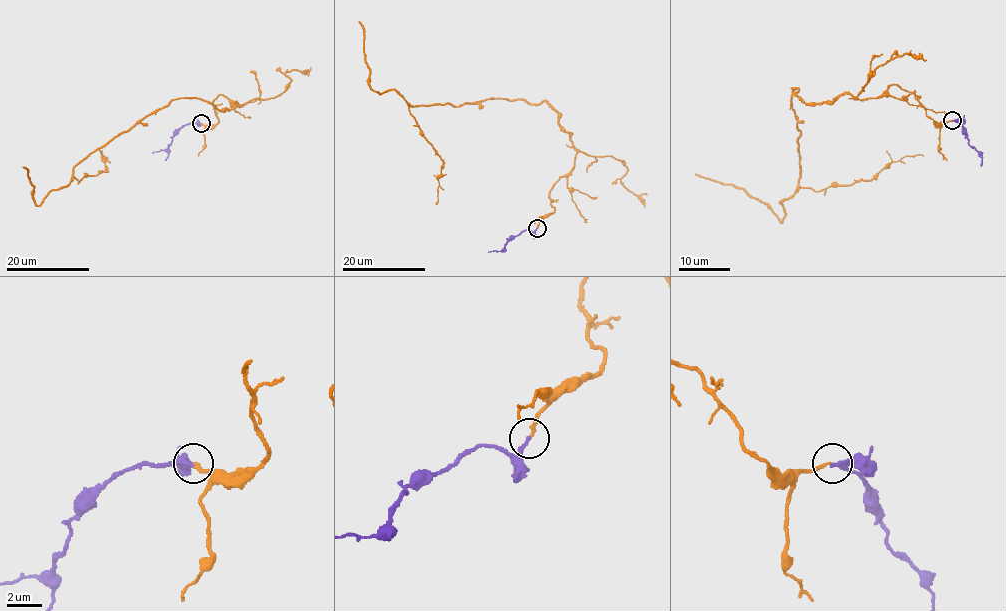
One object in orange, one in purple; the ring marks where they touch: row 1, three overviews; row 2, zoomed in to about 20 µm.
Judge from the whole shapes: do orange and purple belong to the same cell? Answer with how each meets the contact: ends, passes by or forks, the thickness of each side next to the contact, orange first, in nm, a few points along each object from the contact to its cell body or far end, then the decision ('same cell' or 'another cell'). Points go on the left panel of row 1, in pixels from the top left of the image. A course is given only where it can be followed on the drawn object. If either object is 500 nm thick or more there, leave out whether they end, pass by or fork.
orange ends; purple ends; calibres 190 and 240 nm; course orange (201, 123), (218, 122), (219, 95), (240, 106), (173, 99), (89, 153), (38, 205), (22, 166); course purple (201, 123), (185, 124), (172, 137), (167, 149), (152, 153); same cell

